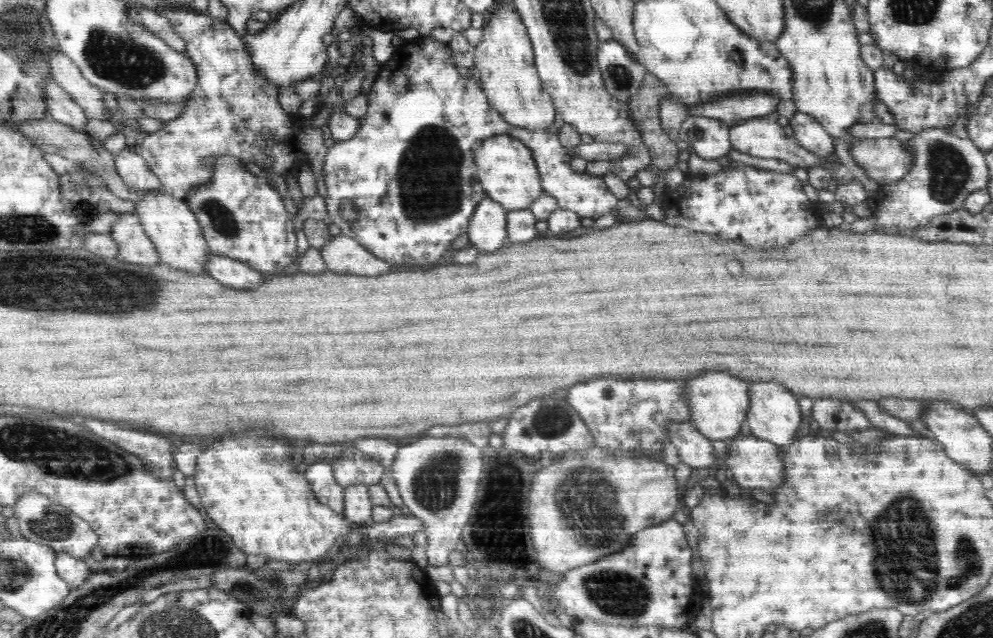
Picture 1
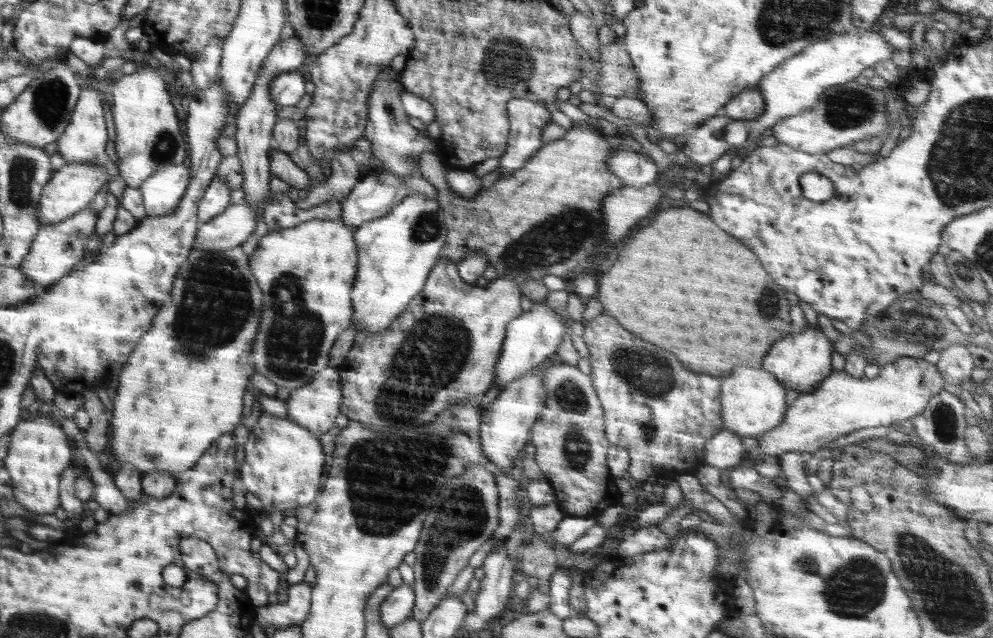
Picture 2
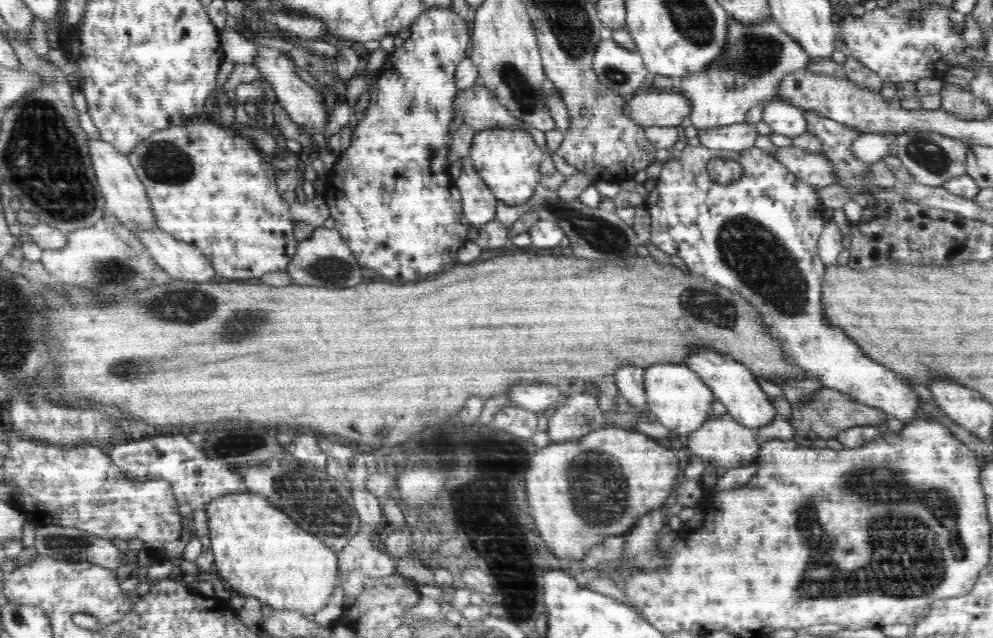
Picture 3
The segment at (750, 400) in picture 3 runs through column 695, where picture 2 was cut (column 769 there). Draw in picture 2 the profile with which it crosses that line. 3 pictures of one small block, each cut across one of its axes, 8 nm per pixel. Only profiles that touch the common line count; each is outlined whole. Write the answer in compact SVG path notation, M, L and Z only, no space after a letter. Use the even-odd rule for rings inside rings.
M808 326L806 329L792 333L792 336L782 338L776 342L768 356L764 358L766 371L770 371L776 379L788 389L794 389L804 393L812 393L823 381L833 373L832 369L832 352L834 352L833 342L830 341L826 334L820 329L812 329Z

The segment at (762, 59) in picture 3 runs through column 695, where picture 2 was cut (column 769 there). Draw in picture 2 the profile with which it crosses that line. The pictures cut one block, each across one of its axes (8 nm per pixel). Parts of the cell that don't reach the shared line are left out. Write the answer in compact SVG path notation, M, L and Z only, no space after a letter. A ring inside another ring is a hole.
M879 27L873 30L853 29L848 34L834 34L830 38L816 40L796 56L782 62L759 82L766 111L759 120L750 120L750 137L744 145L752 143L758 135L774 127L780 120L814 108L828 87L849 83L880 60L890 60L894 51Z

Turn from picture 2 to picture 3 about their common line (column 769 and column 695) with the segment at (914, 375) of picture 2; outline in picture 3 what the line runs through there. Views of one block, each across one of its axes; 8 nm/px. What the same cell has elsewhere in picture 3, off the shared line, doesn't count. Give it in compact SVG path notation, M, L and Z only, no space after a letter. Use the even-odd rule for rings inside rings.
M729 414L715 417L708 416L708 420L688 435L687 446L692 455L699 456L701 460L708 461L714 466L732 469L740 466L748 466L759 456L761 446L758 445L756 430L740 424Z

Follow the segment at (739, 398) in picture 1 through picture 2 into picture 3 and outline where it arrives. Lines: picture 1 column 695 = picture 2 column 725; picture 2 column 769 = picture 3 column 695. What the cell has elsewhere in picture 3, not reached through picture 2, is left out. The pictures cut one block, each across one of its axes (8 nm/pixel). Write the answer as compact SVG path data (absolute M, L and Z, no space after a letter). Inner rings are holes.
M656 364L644 370L644 393L646 405L652 411L653 420L657 420L670 429L671 436L689 435L712 415L712 402L716 400L714 391L701 379L696 371L682 364Z

